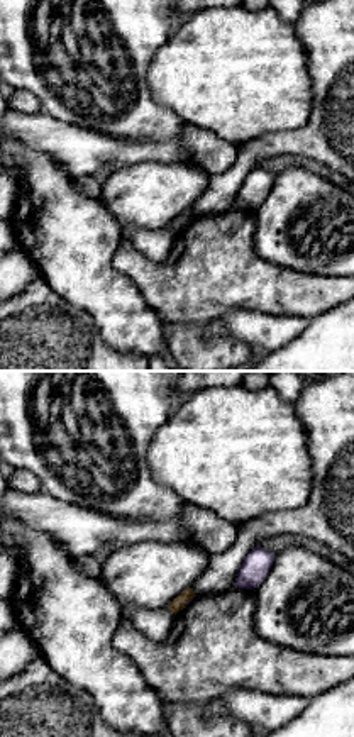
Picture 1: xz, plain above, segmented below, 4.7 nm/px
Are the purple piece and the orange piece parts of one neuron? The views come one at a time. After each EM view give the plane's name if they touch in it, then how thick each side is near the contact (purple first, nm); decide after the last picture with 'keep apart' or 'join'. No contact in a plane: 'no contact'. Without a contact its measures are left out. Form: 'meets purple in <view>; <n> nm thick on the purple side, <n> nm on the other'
meets purple in xz; 20 nm thick on the purple side, 70 nm on the other

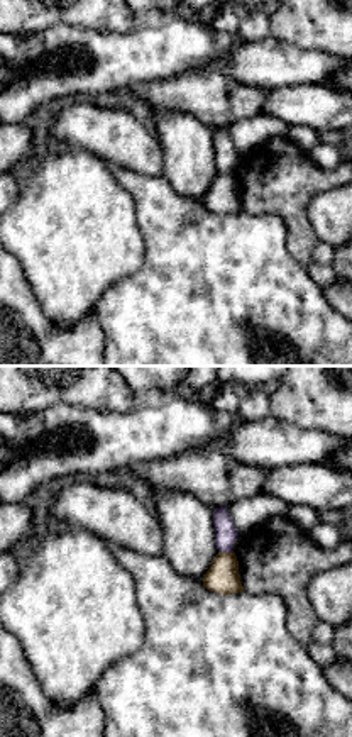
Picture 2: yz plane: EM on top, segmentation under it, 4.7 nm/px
meets purple in yz; 110 nm thick on the purple side, 150 nm on the other

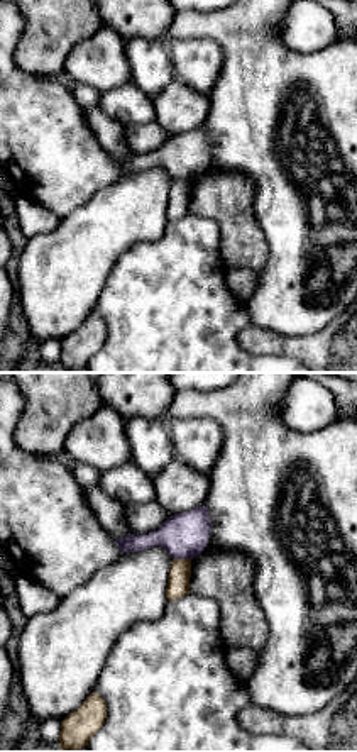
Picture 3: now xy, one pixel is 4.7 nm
meets purple in xy; 220 nm thick on the purple side, 110 nm on the other

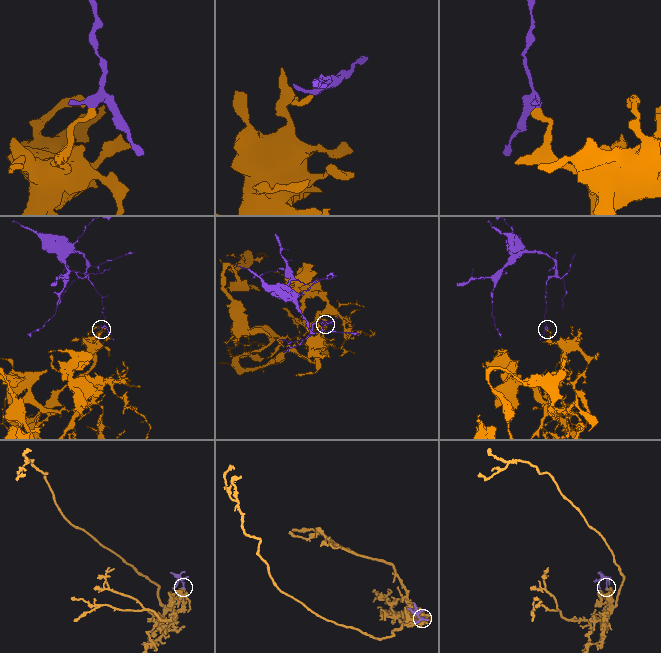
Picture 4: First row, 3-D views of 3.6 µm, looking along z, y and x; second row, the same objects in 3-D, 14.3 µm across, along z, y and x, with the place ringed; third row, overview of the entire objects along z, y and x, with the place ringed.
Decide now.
keep apart

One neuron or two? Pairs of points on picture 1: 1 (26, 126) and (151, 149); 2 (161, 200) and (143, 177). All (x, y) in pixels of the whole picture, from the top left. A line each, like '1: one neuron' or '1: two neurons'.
1: one neuron
2: one neuron

